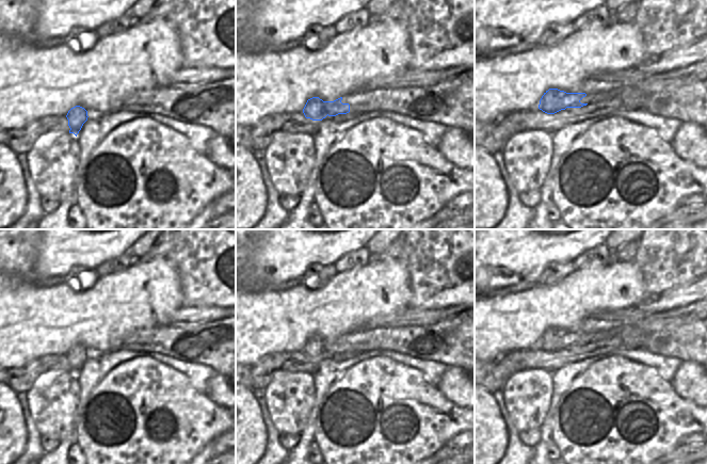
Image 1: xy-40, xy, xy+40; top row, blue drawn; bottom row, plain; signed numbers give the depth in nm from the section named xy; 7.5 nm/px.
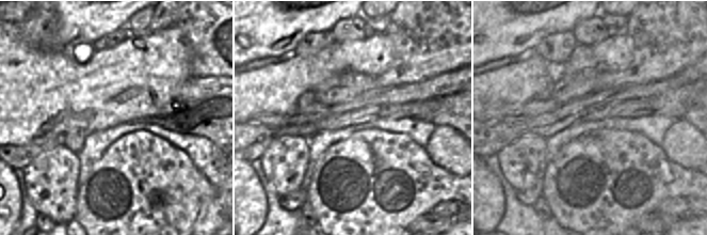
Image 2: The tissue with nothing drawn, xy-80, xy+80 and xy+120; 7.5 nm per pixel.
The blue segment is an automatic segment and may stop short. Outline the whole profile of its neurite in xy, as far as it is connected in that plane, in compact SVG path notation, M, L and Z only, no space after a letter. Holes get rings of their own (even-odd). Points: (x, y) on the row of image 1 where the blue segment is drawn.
M312 97L307 100L303 113L306 118L312 121L322 121L327 115L336 116L338 114L347 114L350 112L350 105L341 102L342 97L334 101L323 101L319 97Z

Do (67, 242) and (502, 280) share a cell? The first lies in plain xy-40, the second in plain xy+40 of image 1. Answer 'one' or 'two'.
one

